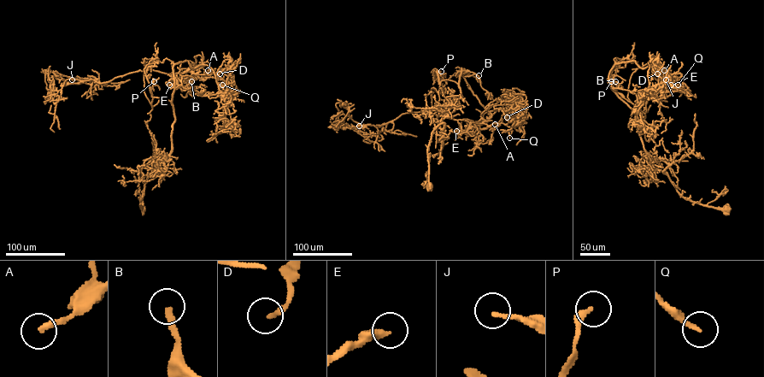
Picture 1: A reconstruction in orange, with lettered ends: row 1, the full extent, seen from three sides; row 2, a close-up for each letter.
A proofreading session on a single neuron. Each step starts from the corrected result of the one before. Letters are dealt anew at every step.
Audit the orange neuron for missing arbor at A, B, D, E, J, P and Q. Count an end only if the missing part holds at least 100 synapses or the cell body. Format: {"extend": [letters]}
{"extend": []}

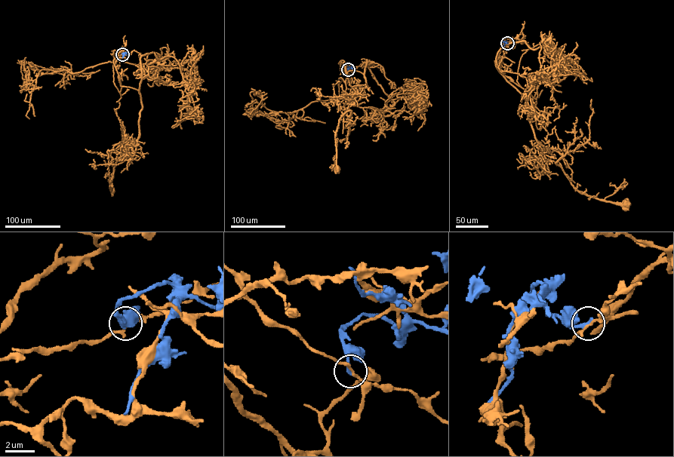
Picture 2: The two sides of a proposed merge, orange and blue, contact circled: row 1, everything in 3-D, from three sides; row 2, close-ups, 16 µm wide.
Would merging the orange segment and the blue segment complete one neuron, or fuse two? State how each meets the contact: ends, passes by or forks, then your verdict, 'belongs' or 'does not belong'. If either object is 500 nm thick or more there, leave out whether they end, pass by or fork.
orange passes by | blue ends | does not belong

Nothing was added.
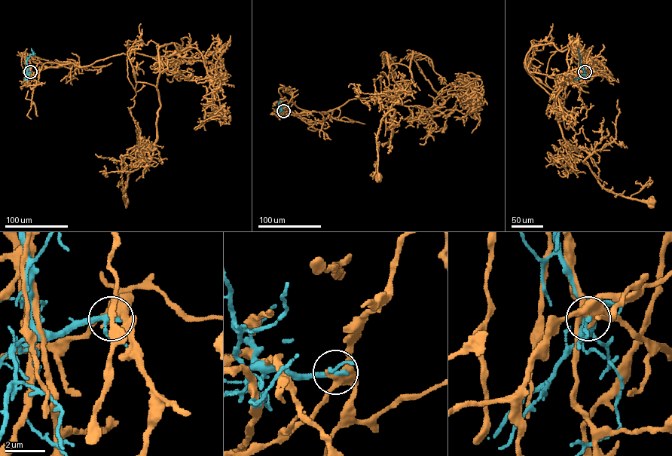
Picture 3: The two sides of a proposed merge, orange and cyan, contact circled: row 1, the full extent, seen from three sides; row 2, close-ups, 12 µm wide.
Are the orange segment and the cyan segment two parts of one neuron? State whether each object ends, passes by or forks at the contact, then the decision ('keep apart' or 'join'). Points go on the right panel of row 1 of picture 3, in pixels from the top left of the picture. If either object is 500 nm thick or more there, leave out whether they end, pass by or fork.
orange forks | cyan passes by | keep apart

